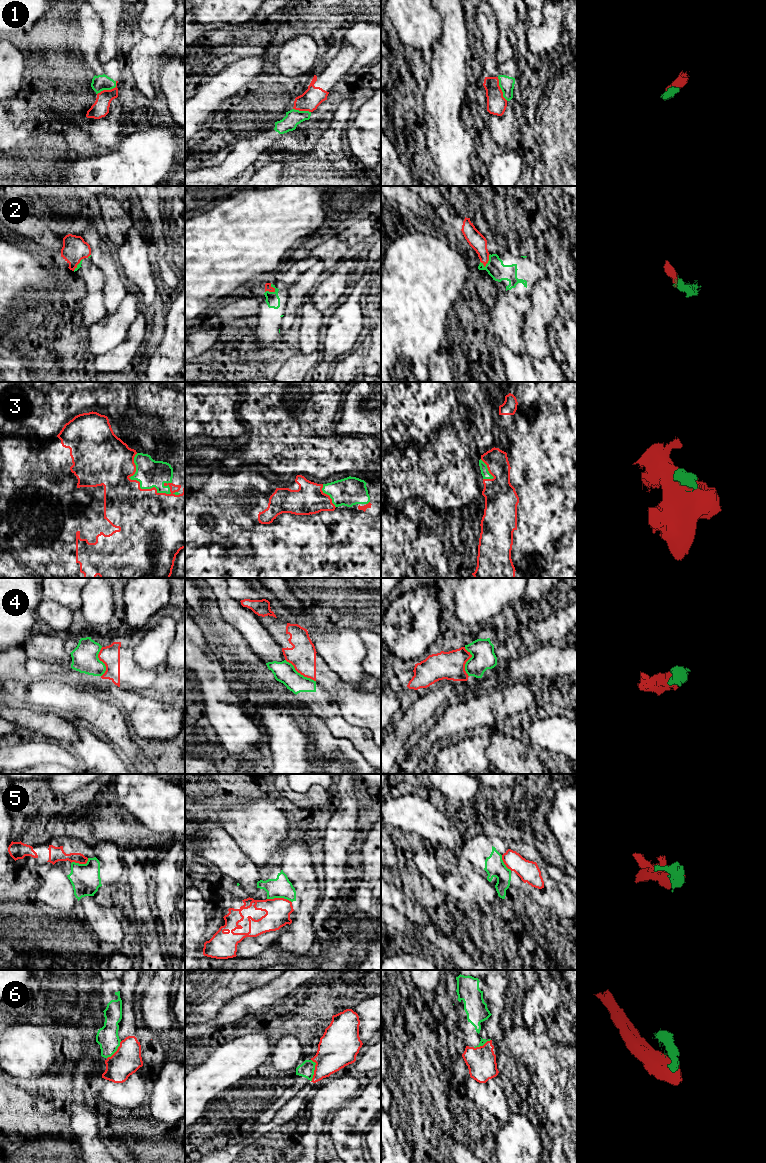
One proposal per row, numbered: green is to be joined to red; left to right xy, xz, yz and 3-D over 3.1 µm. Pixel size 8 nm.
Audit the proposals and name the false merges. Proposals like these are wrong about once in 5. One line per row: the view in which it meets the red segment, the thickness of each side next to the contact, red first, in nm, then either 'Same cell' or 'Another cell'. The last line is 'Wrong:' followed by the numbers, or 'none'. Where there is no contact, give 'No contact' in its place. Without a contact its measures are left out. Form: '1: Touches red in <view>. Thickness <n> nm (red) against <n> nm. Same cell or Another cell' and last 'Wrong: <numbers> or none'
1: Touches red in xy. Thickness 140 nm (red) against 130 nm. Same cell
2: Touches red in xz. Thickness 50 nm (red) against 110 nm. Same cell
3: Touches red in xy. Thickness 460 nm (red) against 220 nm. Same cell
4: Touches red in xz. Thickness 220 nm (red) against 170 nm. Another cell
5: Touches red in xz. Thickness 200 nm (red) against 170 nm. Another cell
6: Touches red in xz. Thickness 300 nm (red) against 120 nm. Another cell
Wrong: 4, 5, 6

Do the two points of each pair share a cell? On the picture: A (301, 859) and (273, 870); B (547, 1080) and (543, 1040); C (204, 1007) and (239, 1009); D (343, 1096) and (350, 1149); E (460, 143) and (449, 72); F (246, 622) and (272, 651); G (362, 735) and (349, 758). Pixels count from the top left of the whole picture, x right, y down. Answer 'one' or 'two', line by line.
A: two
B: one
C: two
D: two
E: one
F: one
G: two

